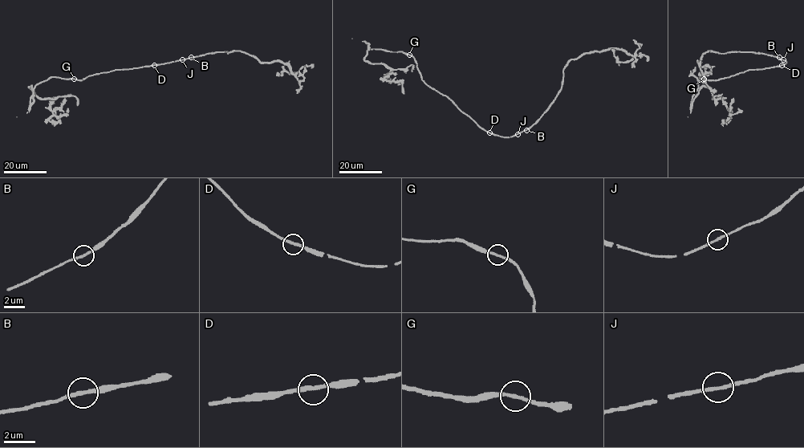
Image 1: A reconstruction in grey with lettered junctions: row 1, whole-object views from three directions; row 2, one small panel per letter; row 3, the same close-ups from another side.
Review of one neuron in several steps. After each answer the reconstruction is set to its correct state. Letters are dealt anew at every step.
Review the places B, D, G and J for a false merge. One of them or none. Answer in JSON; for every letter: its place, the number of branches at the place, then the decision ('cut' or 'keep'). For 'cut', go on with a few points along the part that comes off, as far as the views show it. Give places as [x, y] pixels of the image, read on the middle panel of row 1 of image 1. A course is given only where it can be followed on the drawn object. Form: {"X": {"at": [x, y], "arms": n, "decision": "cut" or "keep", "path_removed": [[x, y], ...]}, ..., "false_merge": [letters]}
{"B": {"at": [526, 130], "arms": 2, "decision": "keep"}, "D": {"at": [489, 132], "arms": 2, "decision": "keep"}, "G": {"at": [409, 54], "arms": 2, "decision": "keep"}, "J": {"at": [517, 134], "arms": 2, "decision": "keep"}, "false_merge": []}

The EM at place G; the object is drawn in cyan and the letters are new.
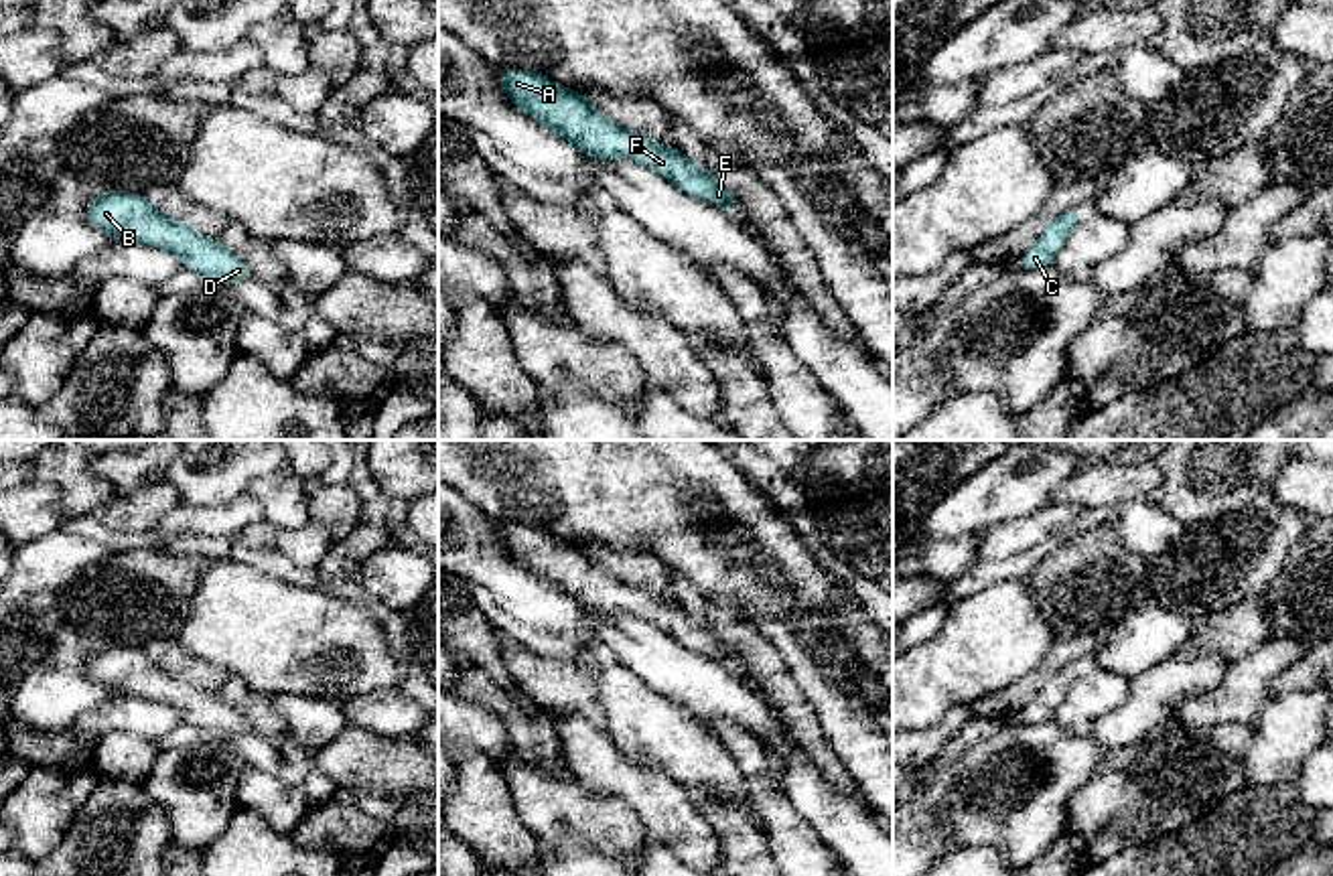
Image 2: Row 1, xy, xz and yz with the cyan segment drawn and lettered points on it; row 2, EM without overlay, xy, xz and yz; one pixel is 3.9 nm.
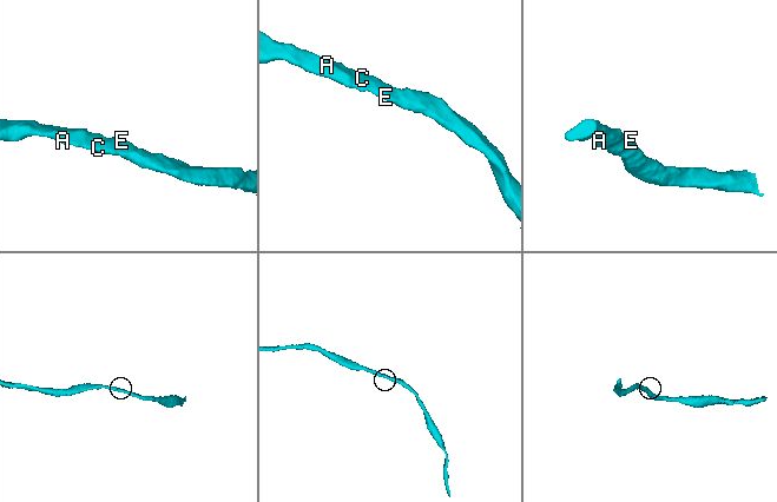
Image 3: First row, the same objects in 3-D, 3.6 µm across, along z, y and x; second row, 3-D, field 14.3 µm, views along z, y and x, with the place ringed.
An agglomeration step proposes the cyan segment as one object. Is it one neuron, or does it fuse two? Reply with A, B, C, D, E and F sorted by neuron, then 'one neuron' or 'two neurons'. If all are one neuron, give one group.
A B C D E F | one neuron

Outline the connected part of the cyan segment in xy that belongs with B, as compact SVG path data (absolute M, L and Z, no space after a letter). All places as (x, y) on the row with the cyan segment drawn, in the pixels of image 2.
M97 193L85 209L85 221L112 233L116 241L138 241L172 251L185 270L231 284L252 278L239 256L217 237L197 233L193 227L150 207L142 193Z

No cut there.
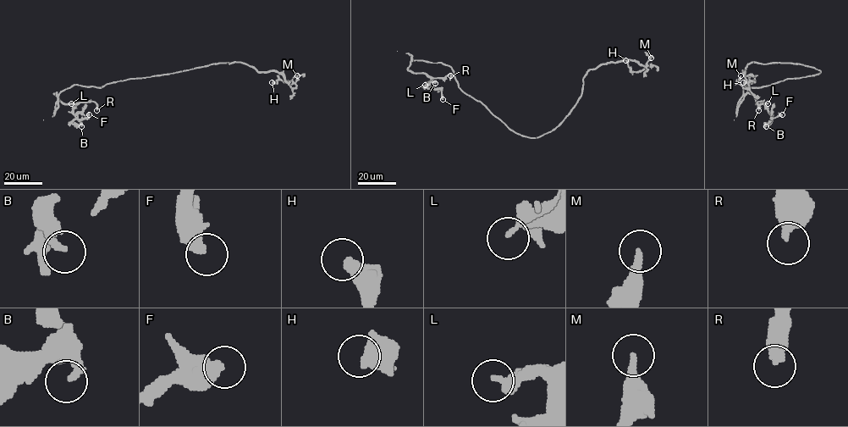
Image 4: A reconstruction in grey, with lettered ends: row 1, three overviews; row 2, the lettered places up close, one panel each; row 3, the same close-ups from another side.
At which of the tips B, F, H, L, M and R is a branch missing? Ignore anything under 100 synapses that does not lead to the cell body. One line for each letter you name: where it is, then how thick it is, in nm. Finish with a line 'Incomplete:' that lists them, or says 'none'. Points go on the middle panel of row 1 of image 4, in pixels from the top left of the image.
Incomplete: none

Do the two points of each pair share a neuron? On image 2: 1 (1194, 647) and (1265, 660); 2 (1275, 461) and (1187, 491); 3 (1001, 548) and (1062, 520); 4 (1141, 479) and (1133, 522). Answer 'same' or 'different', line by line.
1: different
2: same
3: same
4: different

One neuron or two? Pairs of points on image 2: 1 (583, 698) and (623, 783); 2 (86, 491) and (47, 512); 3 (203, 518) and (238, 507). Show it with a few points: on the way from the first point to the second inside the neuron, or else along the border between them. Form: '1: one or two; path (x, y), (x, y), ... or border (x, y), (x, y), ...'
1: two; border (552, 714), (579, 714), (605, 728)
2: two; border (29, 479), (53, 483), (67, 518)
3: one; path (212, 518), (230, 516)

